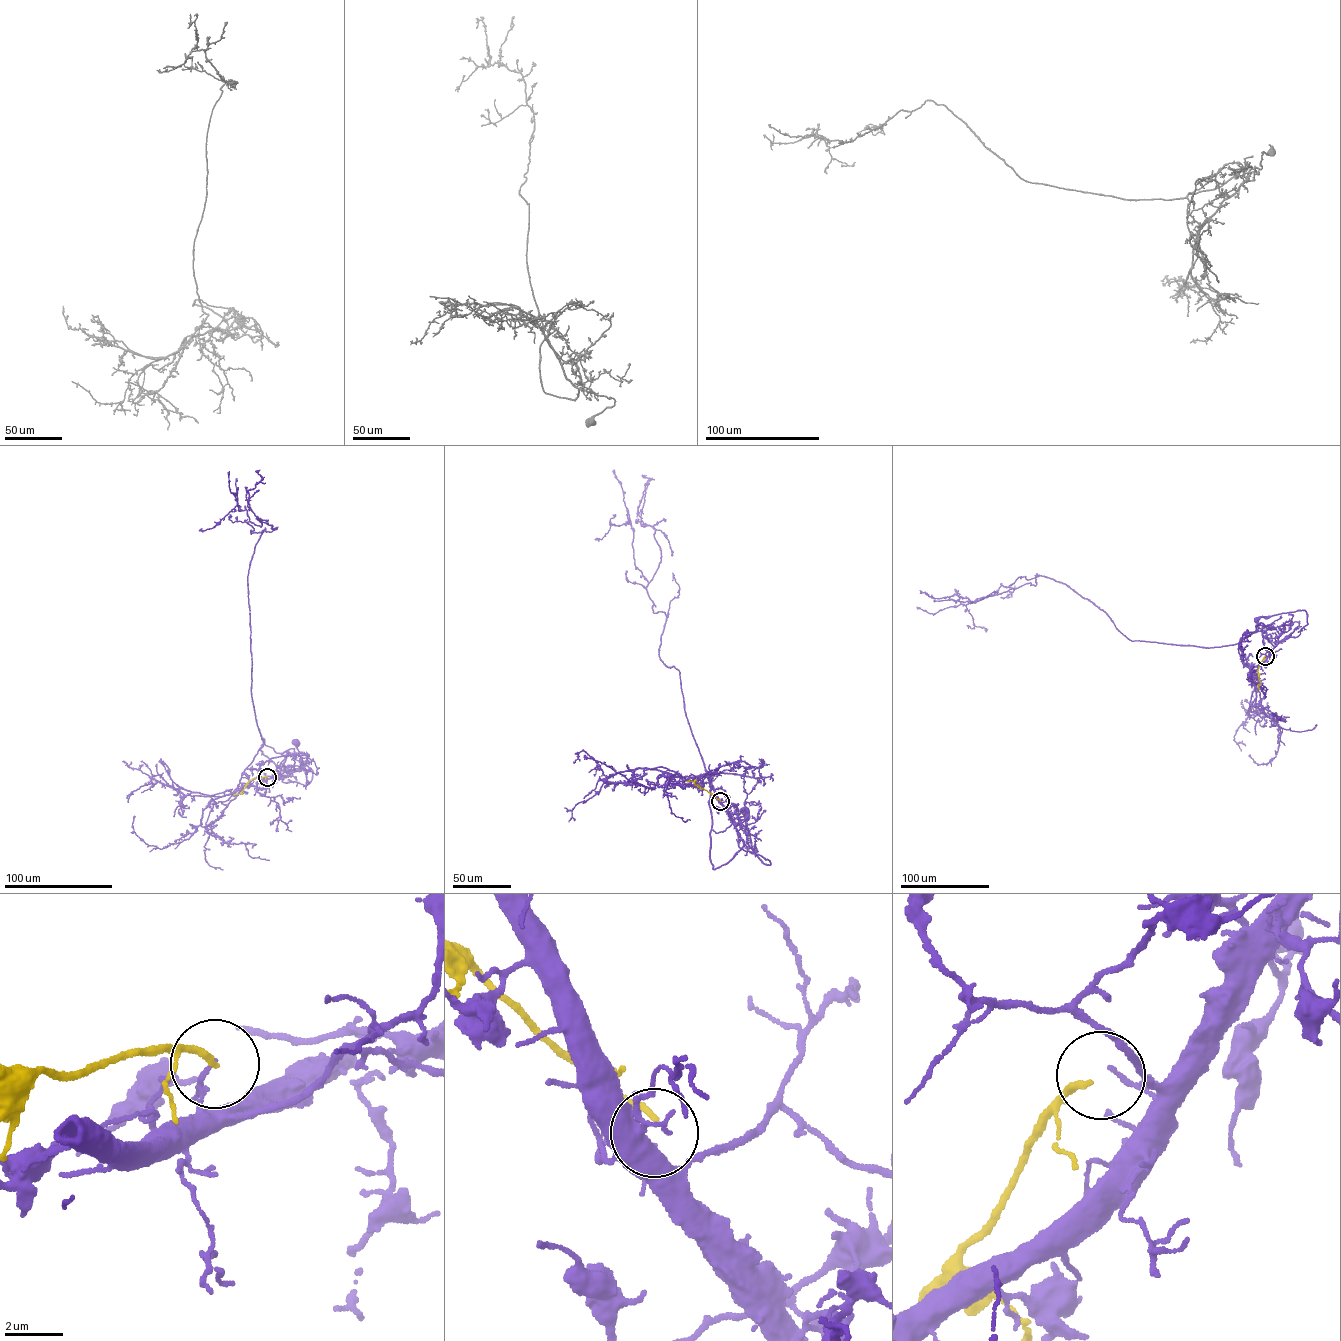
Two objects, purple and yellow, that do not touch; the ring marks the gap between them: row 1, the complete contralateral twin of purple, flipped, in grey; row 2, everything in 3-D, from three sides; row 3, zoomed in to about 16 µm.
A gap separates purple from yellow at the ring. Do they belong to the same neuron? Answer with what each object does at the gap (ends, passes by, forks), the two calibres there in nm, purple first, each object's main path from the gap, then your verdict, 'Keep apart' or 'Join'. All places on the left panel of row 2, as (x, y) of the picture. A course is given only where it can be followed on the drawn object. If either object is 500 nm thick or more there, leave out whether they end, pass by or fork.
At the ring purple ends. At the ring yellow ends. Thickness 150 nm (purple) against 200 nm. Course of purple: (267, 777), (279, 775), (282, 782), (305, 786), (310, 782), (312, 772), (302, 759), (295, 743). Course of yellow: (267, 777), (253, 778), (241, 793), (233, 795). Keep apart

